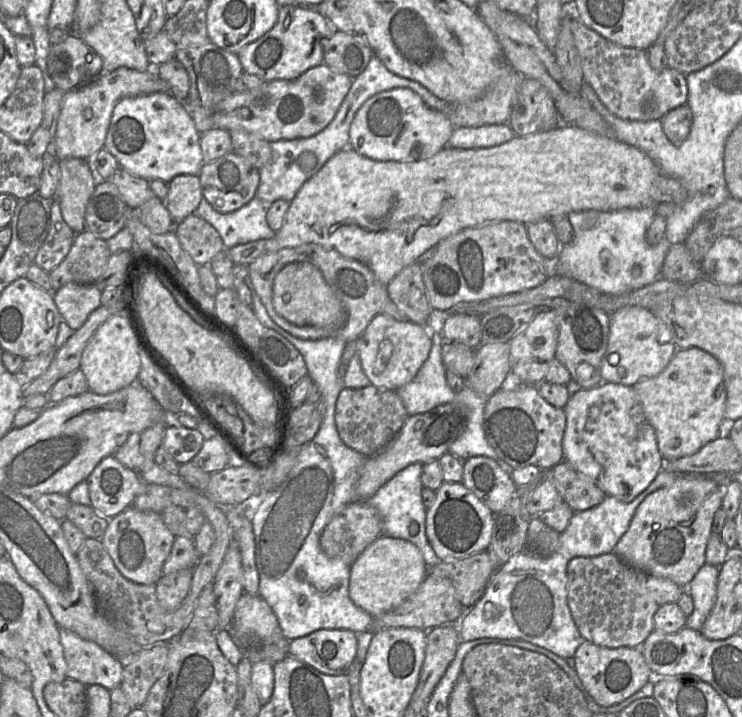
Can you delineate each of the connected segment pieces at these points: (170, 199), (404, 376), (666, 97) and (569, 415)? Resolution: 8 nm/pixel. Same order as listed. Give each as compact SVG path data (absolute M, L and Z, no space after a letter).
M178 175L168 183L165 206L174 226L196 212L203 199L202 189L199 177L195 175Z
M384 313L375 316L357 340L362 370L370 383L380 389L394 391L415 378L427 360L431 347L432 339L425 326L410 320L396 320Z
M576 15L572 17L571 31L580 55L584 82L594 89L612 114L631 121L661 120L669 111L687 103L686 75L670 67L662 71L654 70L649 63L646 50L619 46L587 27Z
M602 383L570 396L563 408L566 427L562 446L564 461L591 479L606 496L631 502L665 466L655 430L647 421L633 387Z

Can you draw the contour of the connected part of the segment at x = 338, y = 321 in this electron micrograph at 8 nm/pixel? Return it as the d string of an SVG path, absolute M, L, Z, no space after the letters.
M310 262L290 263L278 272L273 283L273 306L277 314L295 326L338 328L347 320L342 302Z

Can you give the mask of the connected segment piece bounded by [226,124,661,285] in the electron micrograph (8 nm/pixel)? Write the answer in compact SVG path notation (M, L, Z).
M565 124L550 131L530 134L524 137L515 136L509 142L490 148L458 149L447 145L436 155L415 161L376 161L360 155L351 147L347 147L331 157L313 177L304 183L296 197L290 202L284 224L275 233L274 237L268 240L240 244L226 250L226 252L234 265L249 265L259 256L266 253L276 252L284 248L296 248L303 244L318 244L324 248L335 250L345 257L362 262L372 270L382 284L388 285L399 272L417 262L424 253L437 243L466 228L480 227L504 220L529 225L541 220L550 220L558 215L568 215L574 211L618 211L655 206L656 204L652 200L650 191L660 174L661 171L658 165L640 149L617 139L596 135L579 127Z

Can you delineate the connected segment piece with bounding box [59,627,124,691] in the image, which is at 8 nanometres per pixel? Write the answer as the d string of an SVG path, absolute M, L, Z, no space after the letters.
M59 627L67 663L67 677L86 686L102 685L109 691L123 680L123 663L97 643Z

